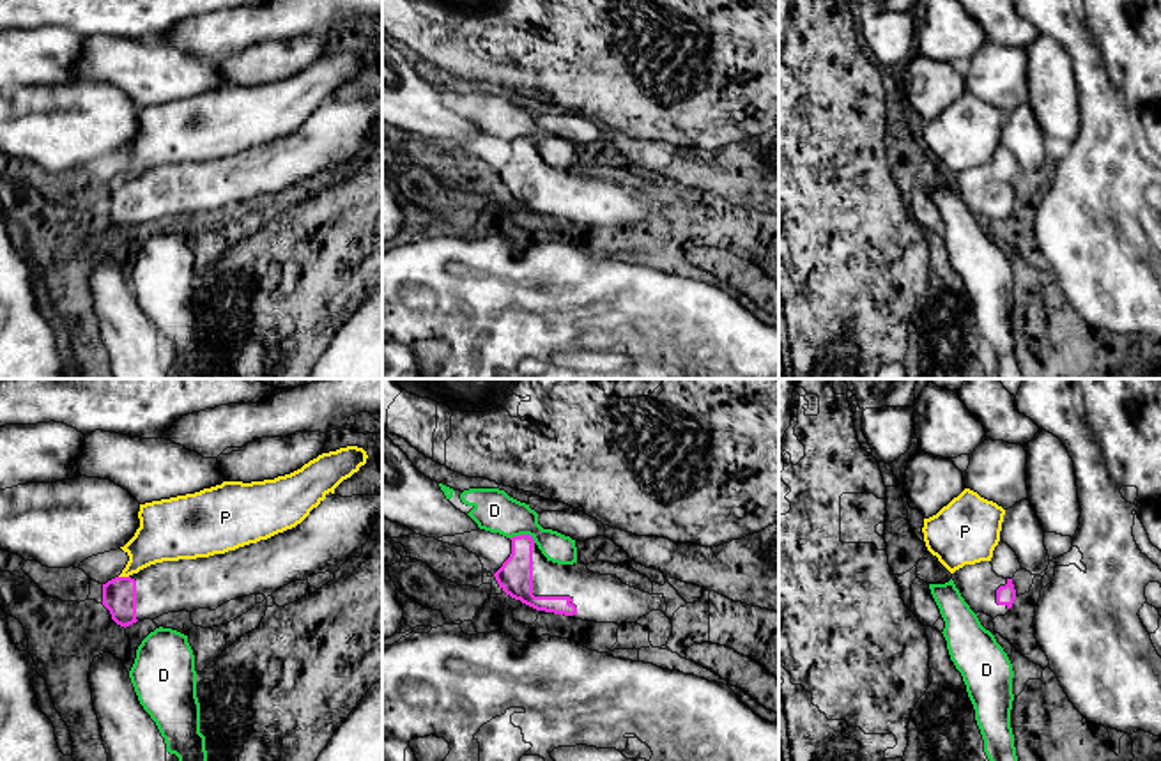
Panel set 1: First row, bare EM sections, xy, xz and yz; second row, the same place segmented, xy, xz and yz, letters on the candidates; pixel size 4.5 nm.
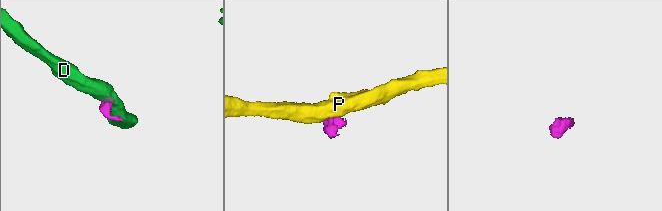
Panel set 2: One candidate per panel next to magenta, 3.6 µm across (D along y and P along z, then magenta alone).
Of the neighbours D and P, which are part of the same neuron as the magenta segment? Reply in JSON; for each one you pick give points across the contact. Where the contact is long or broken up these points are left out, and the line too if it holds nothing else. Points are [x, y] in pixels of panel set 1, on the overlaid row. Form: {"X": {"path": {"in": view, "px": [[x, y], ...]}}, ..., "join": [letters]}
{"join": []}

